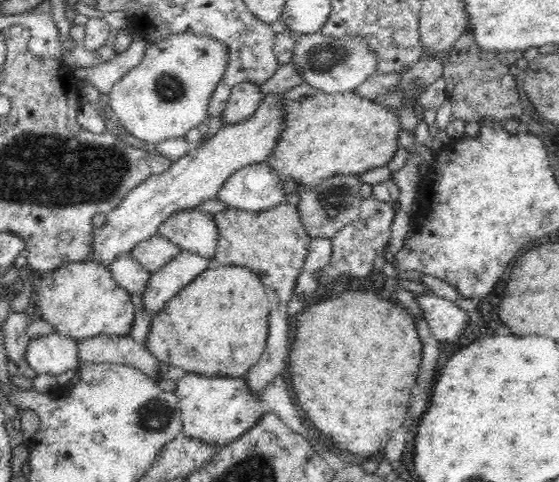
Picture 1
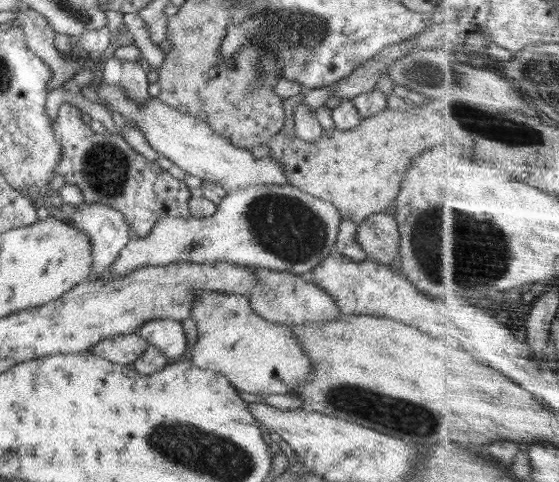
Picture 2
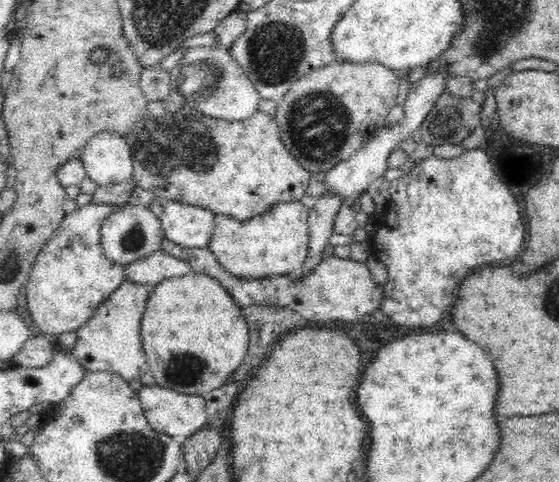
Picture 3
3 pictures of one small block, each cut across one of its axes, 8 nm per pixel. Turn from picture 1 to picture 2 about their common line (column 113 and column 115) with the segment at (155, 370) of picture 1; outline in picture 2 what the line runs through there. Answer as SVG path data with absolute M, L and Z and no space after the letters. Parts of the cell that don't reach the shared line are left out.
M138 333L119 334L105 338L89 352L122 365L129 365L148 348L148 341Z

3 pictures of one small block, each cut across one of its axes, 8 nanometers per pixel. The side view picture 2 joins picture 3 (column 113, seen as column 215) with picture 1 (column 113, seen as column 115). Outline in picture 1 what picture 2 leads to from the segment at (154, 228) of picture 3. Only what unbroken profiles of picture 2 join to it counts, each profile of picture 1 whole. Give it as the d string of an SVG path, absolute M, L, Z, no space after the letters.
M131 253L120 254L108 267L114 280L130 294L140 294L146 290L151 272L139 264Z

